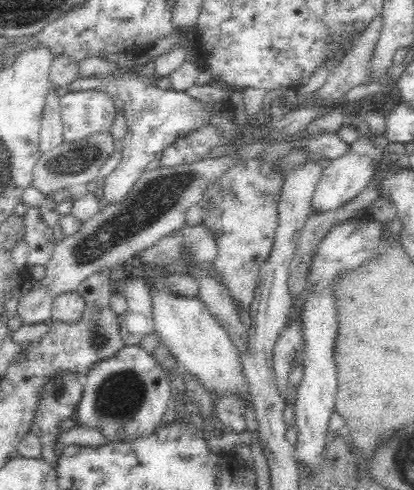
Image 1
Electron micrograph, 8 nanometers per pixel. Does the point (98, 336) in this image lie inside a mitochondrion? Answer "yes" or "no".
yes

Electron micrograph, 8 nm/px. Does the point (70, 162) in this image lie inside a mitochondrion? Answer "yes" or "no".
yes

